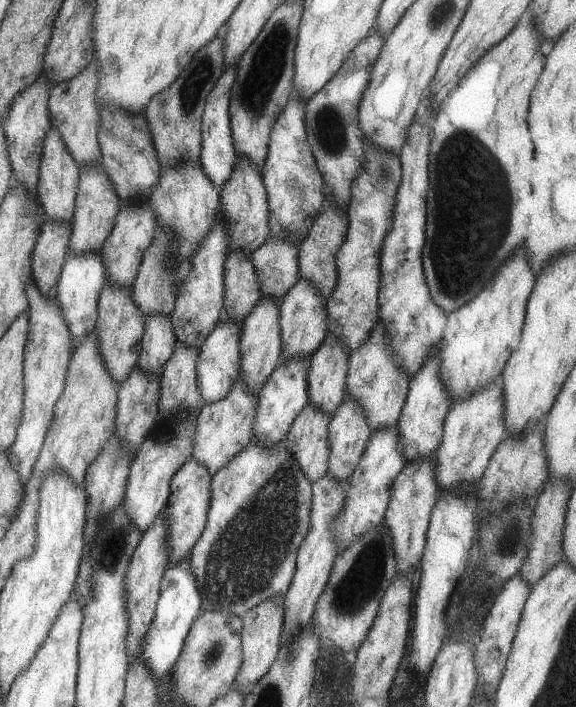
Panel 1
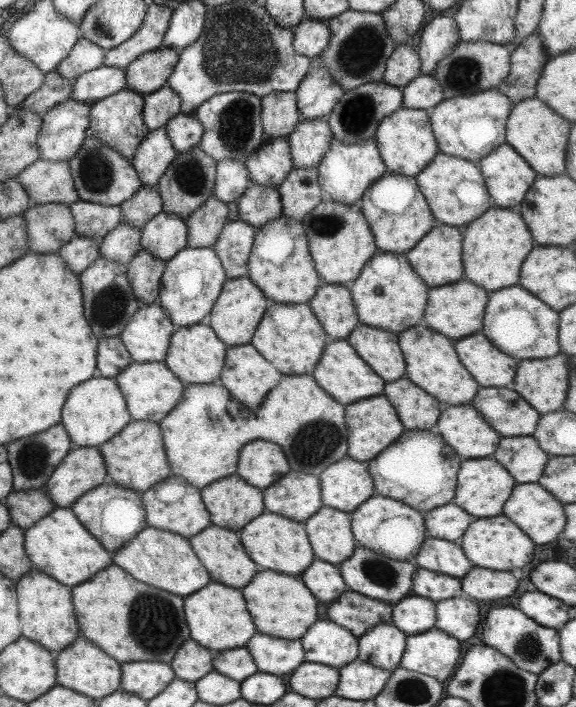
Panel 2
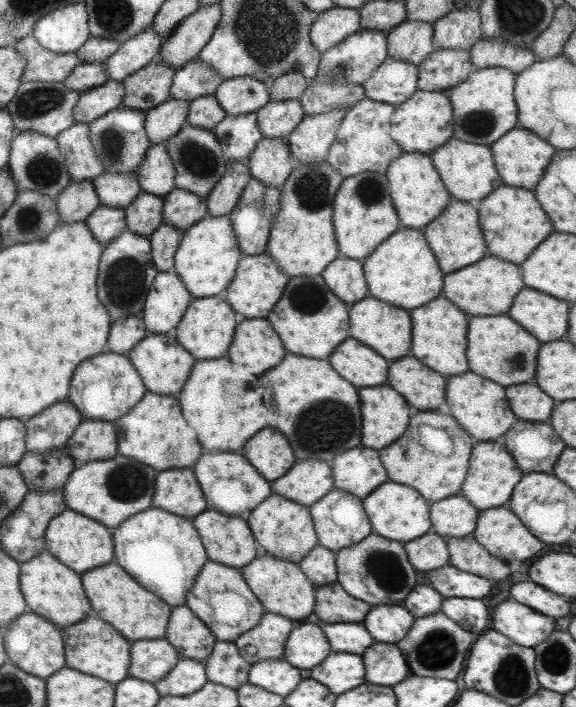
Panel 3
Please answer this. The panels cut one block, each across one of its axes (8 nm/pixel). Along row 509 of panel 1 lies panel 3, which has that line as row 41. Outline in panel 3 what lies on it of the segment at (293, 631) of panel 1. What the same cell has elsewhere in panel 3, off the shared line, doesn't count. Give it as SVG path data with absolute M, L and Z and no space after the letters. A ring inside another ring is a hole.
M332 7L317 13L309 28L309 40L321 53L335 44L345 40L346 36L359 30L357 10Z

